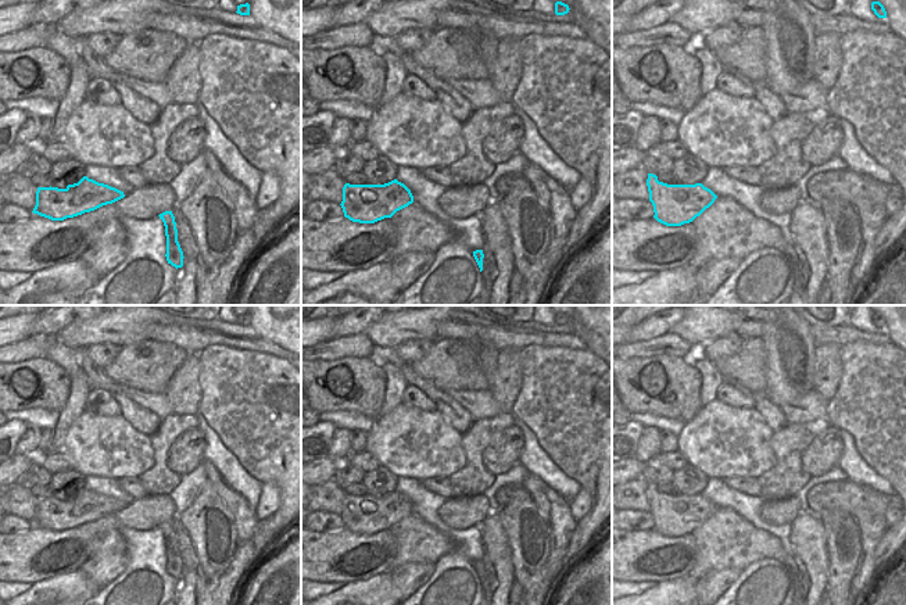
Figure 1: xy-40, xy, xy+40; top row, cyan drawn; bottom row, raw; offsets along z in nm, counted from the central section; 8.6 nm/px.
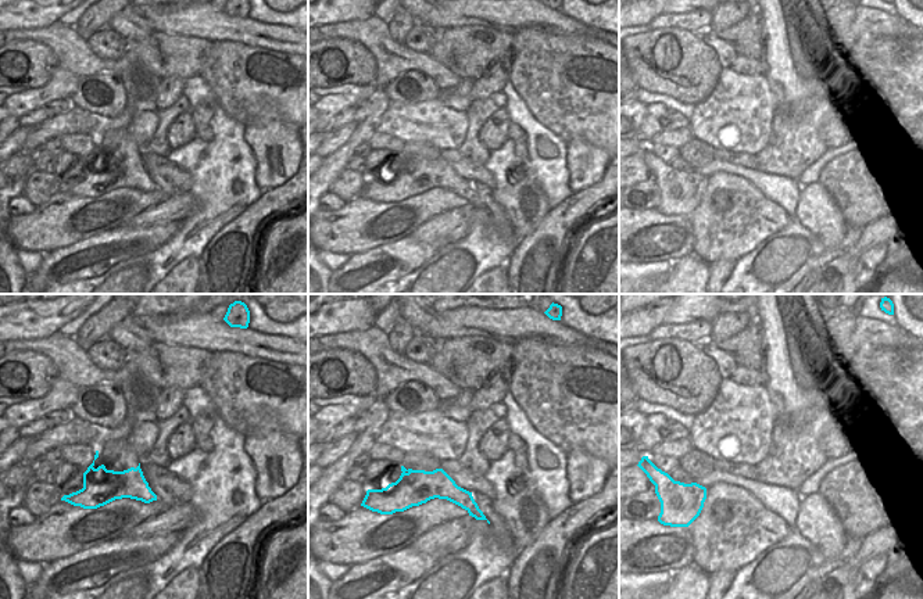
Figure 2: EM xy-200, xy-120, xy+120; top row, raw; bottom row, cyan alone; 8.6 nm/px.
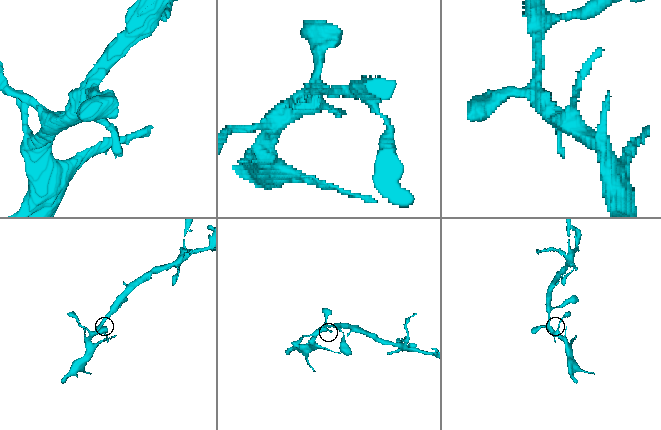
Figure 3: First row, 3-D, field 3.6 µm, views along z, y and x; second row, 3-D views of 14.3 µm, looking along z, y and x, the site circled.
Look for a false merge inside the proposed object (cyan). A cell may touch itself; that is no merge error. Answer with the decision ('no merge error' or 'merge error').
no merge error

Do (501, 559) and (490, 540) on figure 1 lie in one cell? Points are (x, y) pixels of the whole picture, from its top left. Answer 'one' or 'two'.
one

